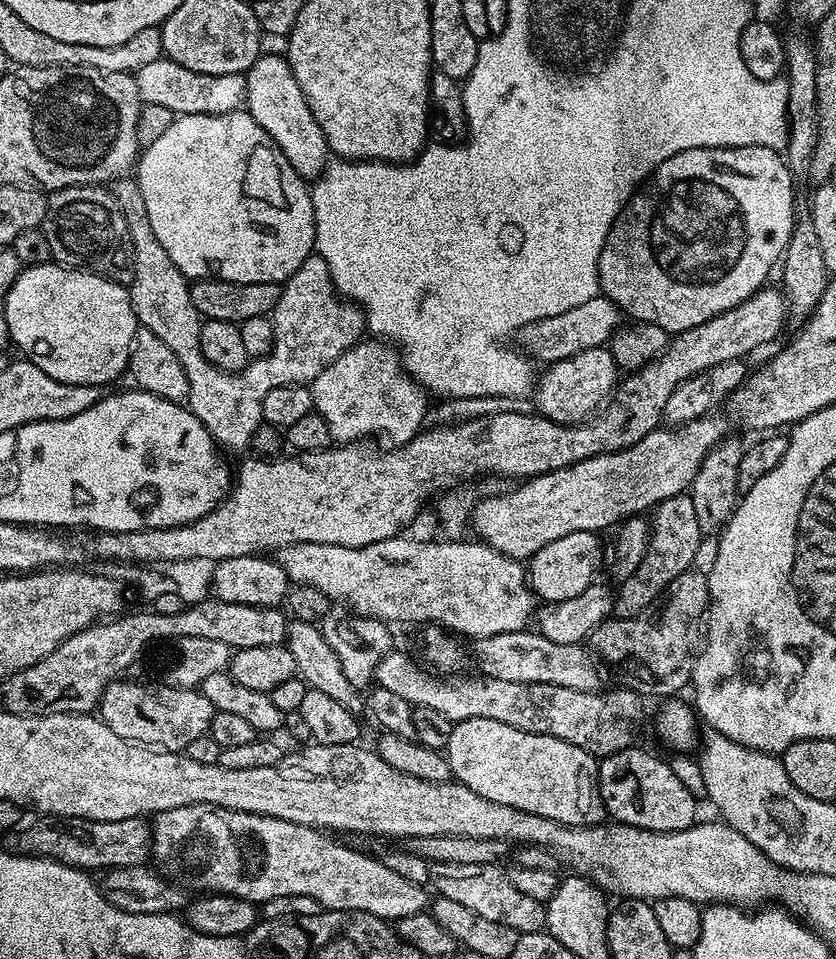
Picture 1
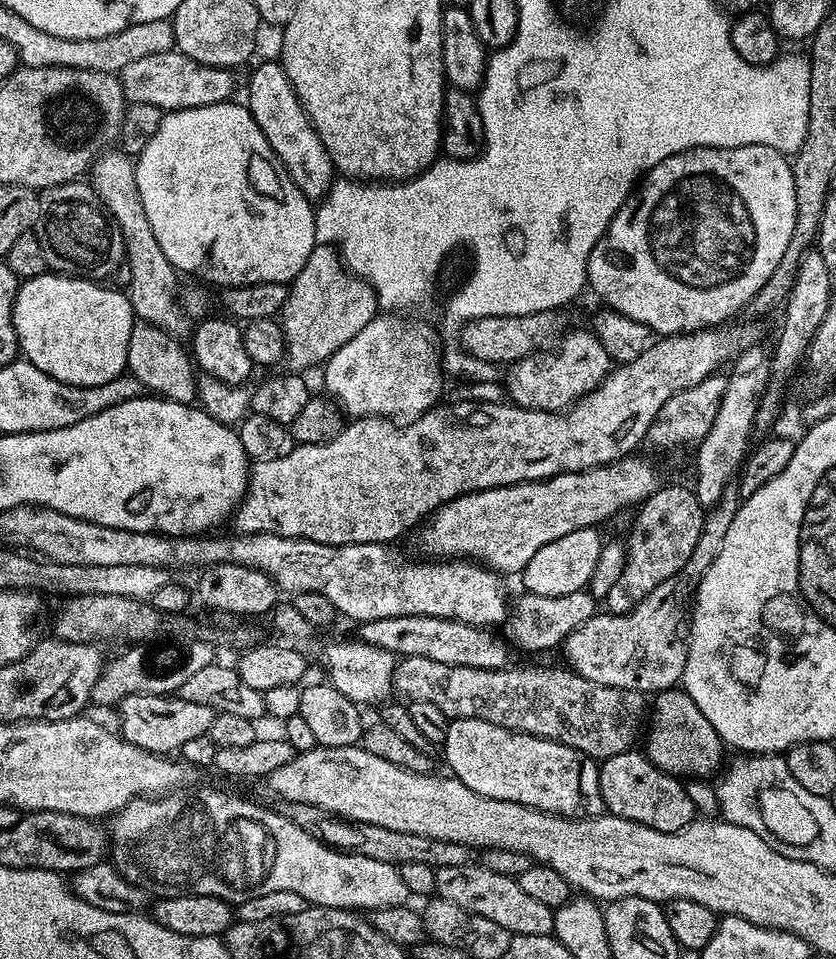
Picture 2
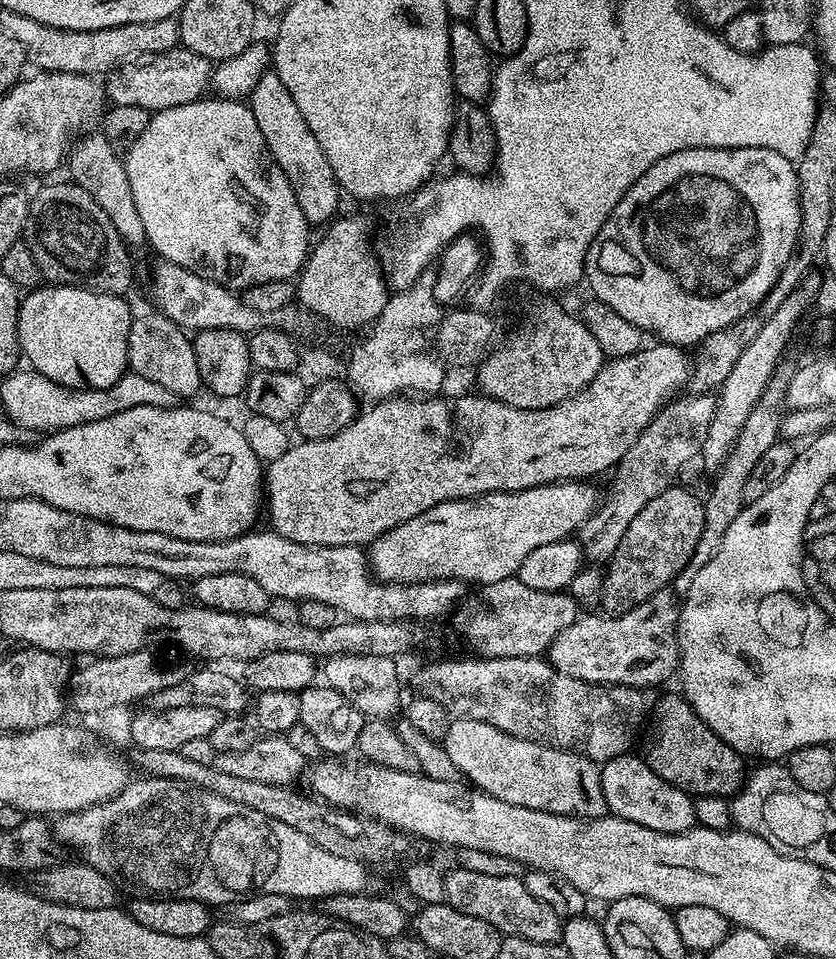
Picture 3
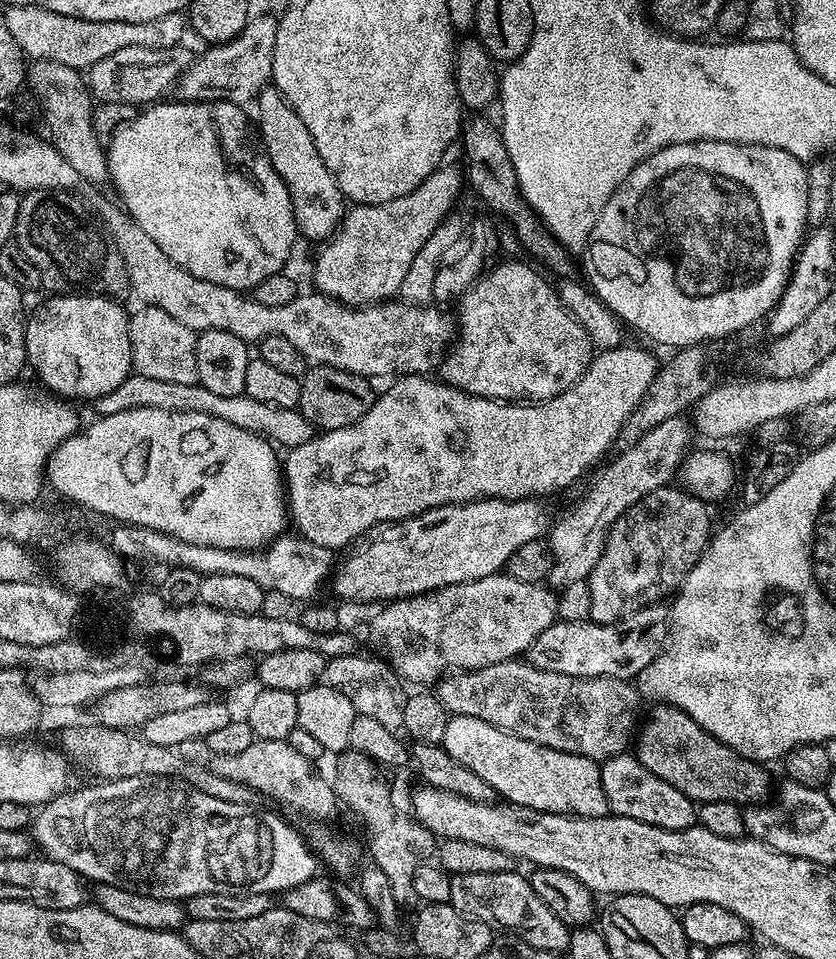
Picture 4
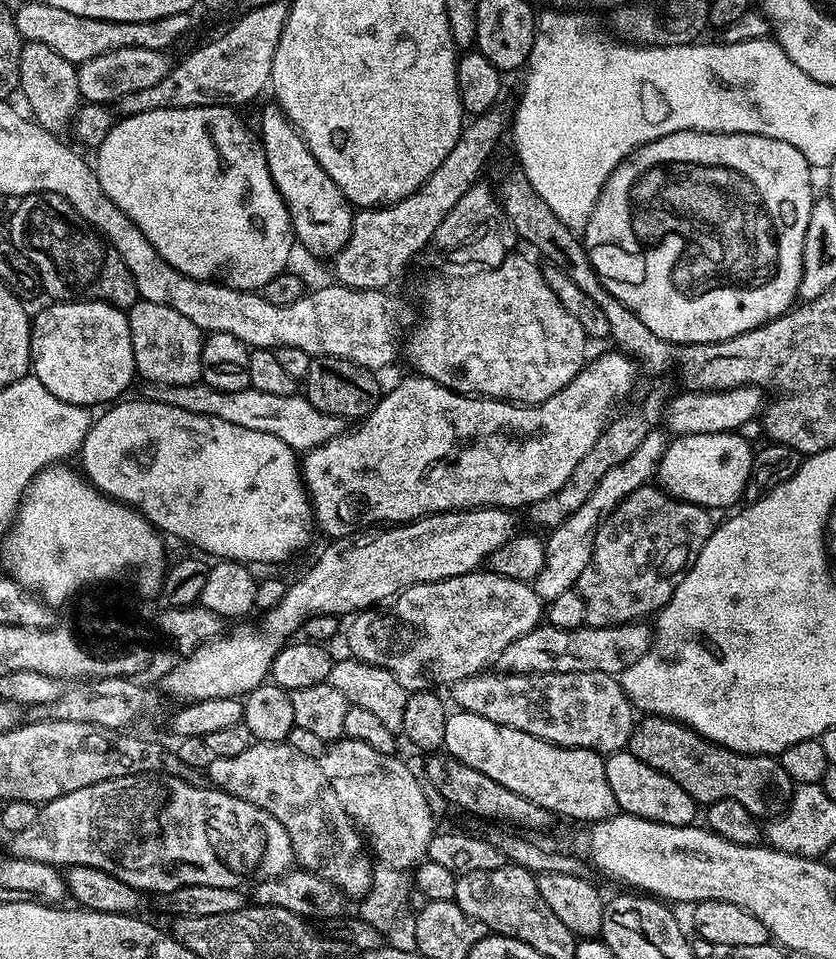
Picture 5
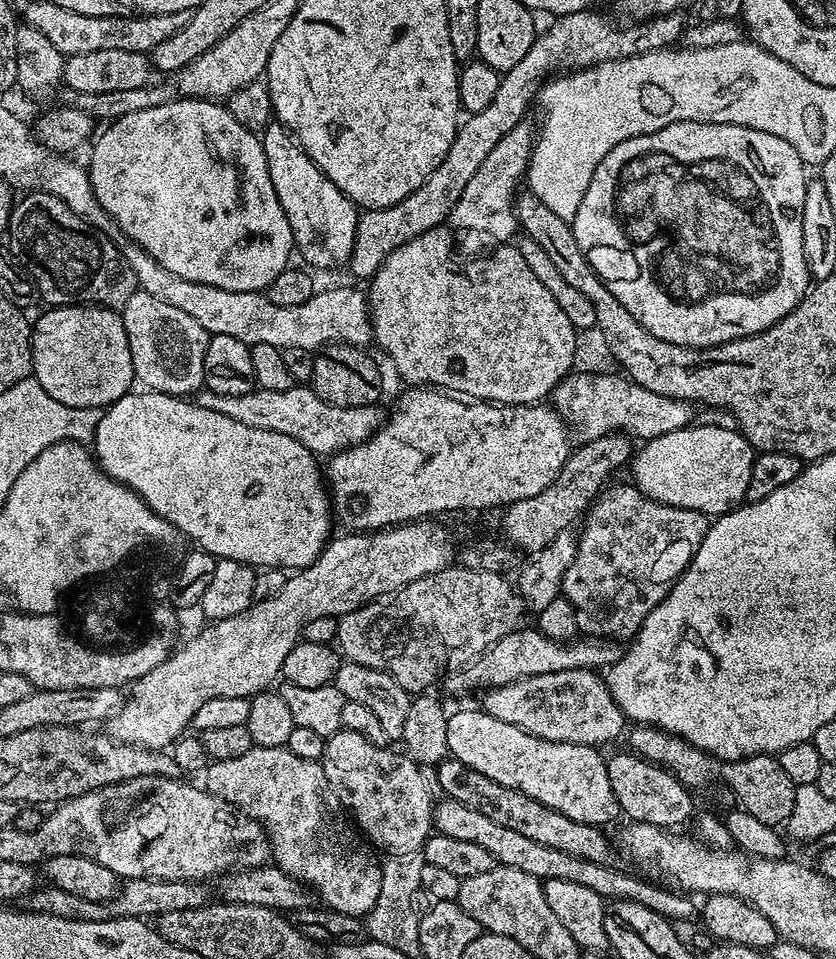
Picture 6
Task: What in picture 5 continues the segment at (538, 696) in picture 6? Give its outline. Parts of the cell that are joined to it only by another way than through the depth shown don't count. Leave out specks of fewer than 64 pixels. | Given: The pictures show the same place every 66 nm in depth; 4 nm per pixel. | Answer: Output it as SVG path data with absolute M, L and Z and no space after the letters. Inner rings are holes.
M475 672L451 685L452 700L461 712L478 714L560 748L581 748L601 754L623 752L638 721L630 698L611 672Z

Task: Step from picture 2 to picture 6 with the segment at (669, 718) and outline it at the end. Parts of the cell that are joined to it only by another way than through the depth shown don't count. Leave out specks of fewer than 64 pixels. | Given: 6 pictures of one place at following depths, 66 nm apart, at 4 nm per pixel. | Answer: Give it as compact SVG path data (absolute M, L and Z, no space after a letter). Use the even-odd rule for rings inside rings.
M635 725L633 729L626 738L630 744L629 749L653 764L667 768L690 790L702 788L720 775L721 783L731 790L737 805L767 825L779 827L787 823L790 814L793 813L798 786L787 777L786 770L782 768L775 755L754 755L748 759L721 761L701 748L694 747L692 743L659 728Z

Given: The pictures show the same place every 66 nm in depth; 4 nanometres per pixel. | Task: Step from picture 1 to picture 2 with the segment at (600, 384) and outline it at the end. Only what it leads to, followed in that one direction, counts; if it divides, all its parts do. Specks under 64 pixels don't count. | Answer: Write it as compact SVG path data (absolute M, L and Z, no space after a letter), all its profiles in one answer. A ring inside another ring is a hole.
M569 331L551 350L534 352L515 361L507 369L506 396L520 408L533 408L535 412L563 412L577 400L593 392L614 367L614 361L602 350L596 333Z

